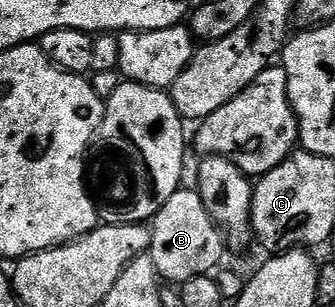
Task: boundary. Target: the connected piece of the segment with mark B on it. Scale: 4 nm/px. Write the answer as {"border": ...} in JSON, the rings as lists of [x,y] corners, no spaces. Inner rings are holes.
{"border":[[[179,187],[152,219],[148,256],[159,278],[166,283],[181,283],[213,274],[223,264],[222,252],[228,249],[222,230],[212,215],[208,215],[200,195],[193,188],[186,188]]]}

